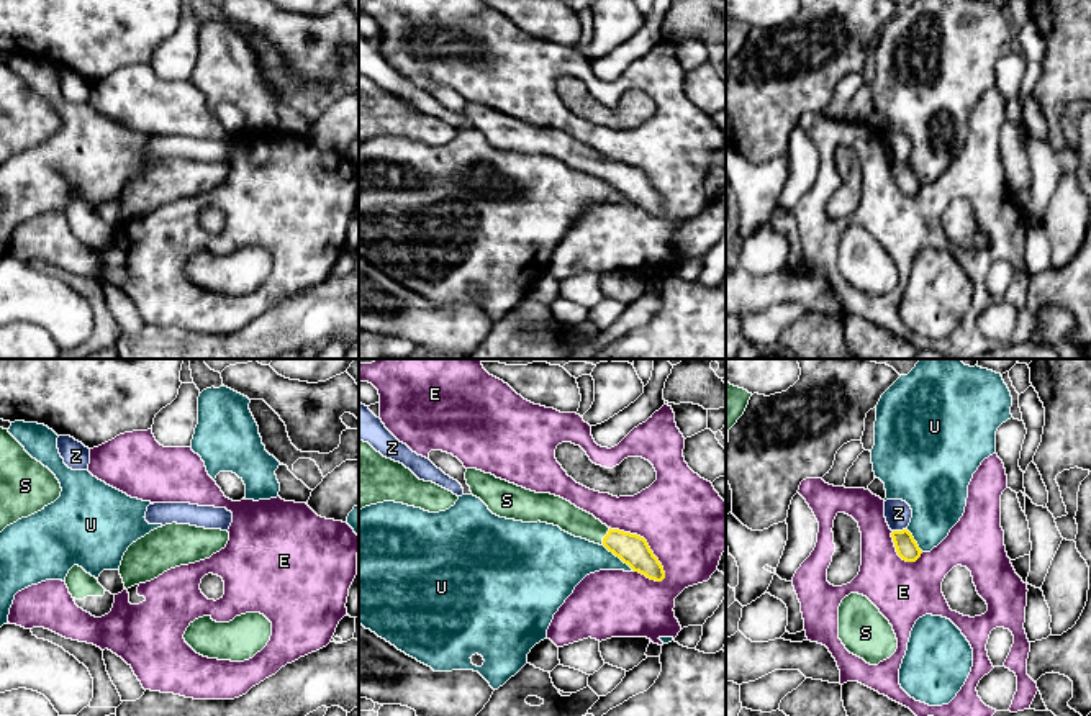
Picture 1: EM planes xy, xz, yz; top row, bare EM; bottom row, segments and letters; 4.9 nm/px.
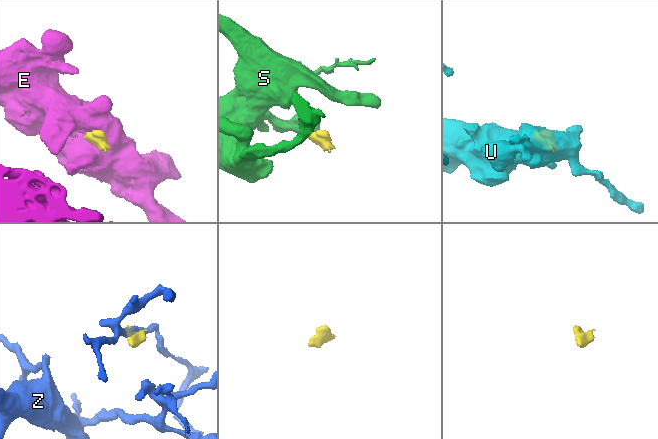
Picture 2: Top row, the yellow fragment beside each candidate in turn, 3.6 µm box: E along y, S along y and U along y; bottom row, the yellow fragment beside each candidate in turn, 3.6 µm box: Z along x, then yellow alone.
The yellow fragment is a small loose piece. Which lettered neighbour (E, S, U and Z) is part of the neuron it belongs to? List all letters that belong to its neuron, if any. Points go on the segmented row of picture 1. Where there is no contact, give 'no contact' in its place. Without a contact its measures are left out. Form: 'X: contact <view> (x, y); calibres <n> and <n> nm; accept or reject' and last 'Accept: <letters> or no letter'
E: contact xz (646, 541); calibres 150 and 420 nm; reject
S: contact xz (605, 536); calibres 150 and 140 nm; accept
U: contact xz (618, 556); calibres 150 and 240 nm; reject
Z: contact yz (900, 531); calibres 110 and 140 nm; reject
Accept: S

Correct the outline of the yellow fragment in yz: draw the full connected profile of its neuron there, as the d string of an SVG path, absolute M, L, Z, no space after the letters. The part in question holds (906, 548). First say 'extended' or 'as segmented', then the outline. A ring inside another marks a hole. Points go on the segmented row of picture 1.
as segmented | M908 529L891 532L898 555L906 562L916 562L922 551Z

